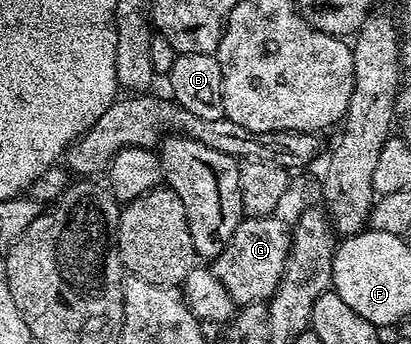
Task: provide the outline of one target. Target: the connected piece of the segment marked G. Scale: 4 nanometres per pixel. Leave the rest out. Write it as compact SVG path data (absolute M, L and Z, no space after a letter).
M244 217L237 225L237 233L233 233L229 245L217 258L210 260L209 268L236 305L267 303L274 295L277 285L283 280L283 270L290 248L289 227L286 227L279 217Z

